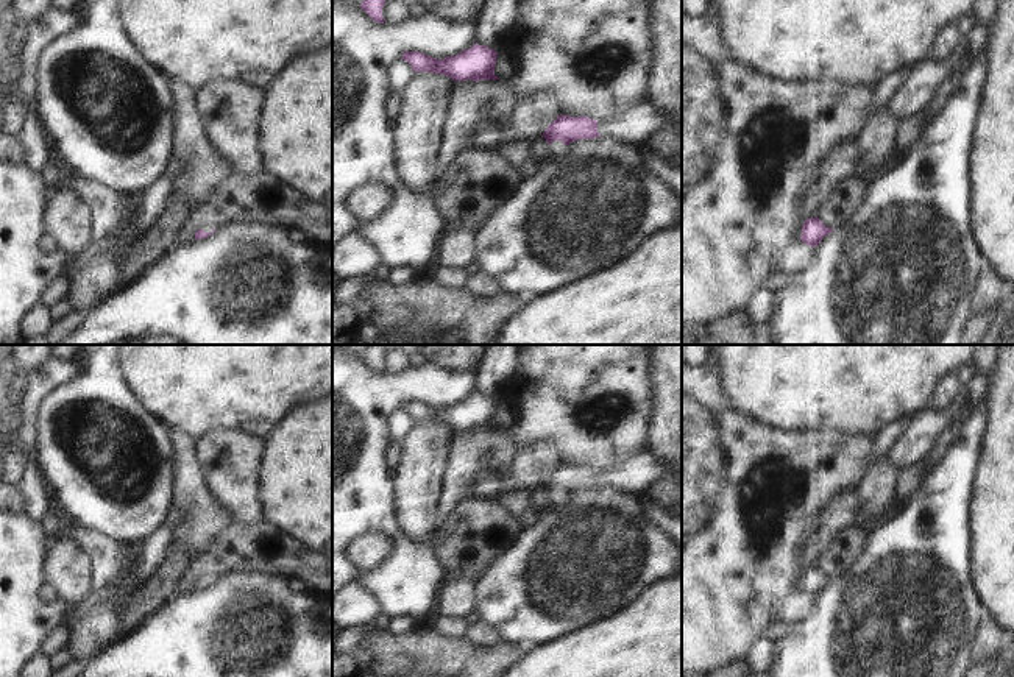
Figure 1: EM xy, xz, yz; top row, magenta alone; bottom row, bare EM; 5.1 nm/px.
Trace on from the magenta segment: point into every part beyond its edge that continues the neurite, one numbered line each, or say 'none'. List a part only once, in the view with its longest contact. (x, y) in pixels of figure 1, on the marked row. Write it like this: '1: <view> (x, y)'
1: xz (635, 125)

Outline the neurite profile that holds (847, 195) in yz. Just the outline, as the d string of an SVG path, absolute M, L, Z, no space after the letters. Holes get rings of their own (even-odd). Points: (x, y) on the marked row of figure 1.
M850 176L839 181L824 200L816 217L828 228L836 229L846 223L861 206L867 192L863 178Z

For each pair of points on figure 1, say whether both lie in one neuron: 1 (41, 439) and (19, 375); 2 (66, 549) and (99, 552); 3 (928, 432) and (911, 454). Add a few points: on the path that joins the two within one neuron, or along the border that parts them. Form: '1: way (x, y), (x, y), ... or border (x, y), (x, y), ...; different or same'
1: border (27, 434), (22, 440); different
2: border (61, 534), (74, 538), (86, 551), (92, 587); different
3: way (924, 437), (911, 450); same

